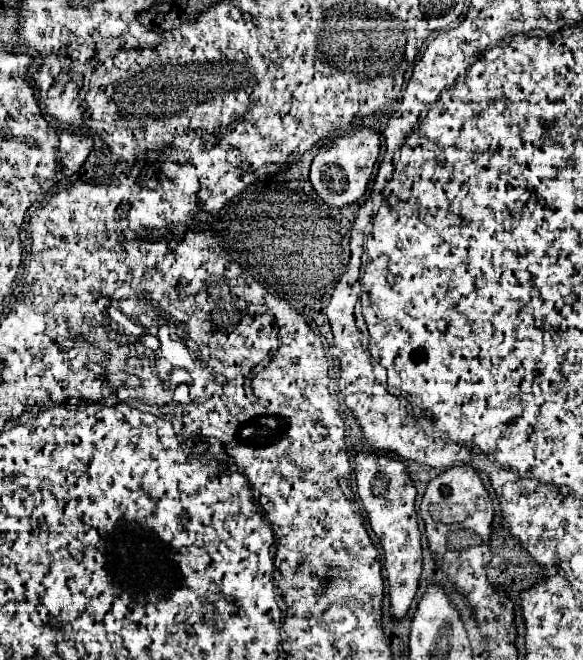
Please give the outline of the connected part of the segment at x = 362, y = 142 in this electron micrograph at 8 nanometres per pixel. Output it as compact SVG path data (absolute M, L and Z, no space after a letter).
M367 128L355 130L351 134L333 136L331 140L323 142L323 146L313 158L311 172L309 172L309 180L317 190L317 196L321 196L323 202L327 202L331 208L337 208L337 210L359 200L365 194L371 180L371 172L377 162L379 148L381 148L381 142L377 132Z

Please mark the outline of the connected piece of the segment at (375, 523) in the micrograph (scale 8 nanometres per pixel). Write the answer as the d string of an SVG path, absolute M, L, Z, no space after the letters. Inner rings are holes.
M359 452L355 456L355 476L357 492L367 510L373 532L379 536L385 554L385 572L389 582L389 604L393 620L401 620L417 592L419 574L421 574L421 534L417 528L415 516L415 488L407 474L407 468L399 460L377 458L375 454Z

